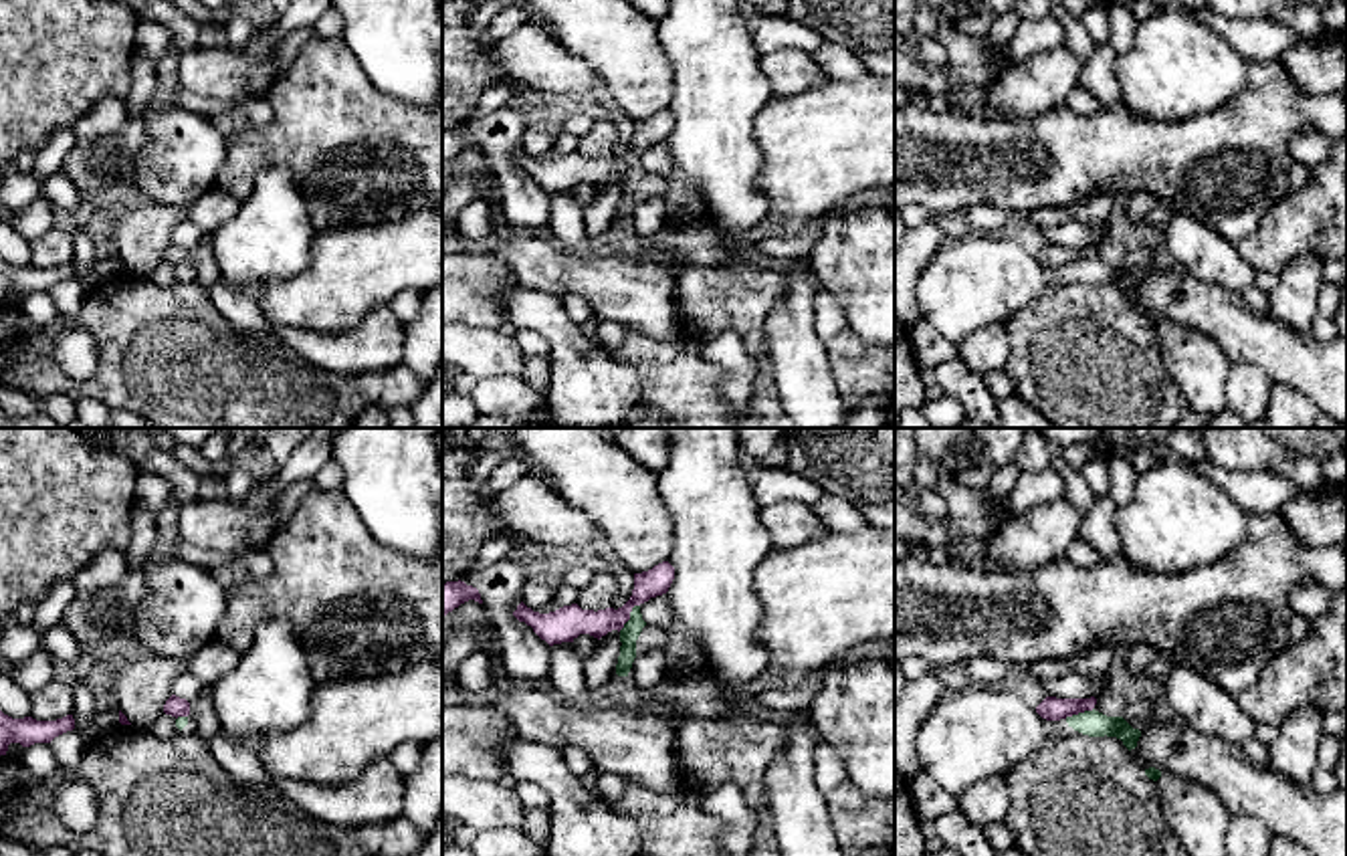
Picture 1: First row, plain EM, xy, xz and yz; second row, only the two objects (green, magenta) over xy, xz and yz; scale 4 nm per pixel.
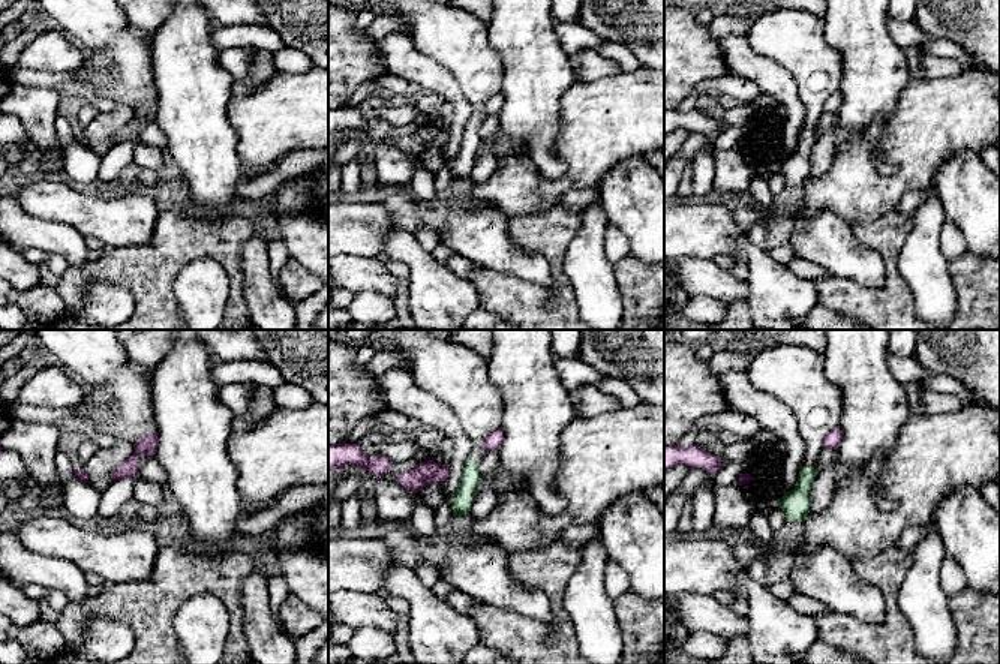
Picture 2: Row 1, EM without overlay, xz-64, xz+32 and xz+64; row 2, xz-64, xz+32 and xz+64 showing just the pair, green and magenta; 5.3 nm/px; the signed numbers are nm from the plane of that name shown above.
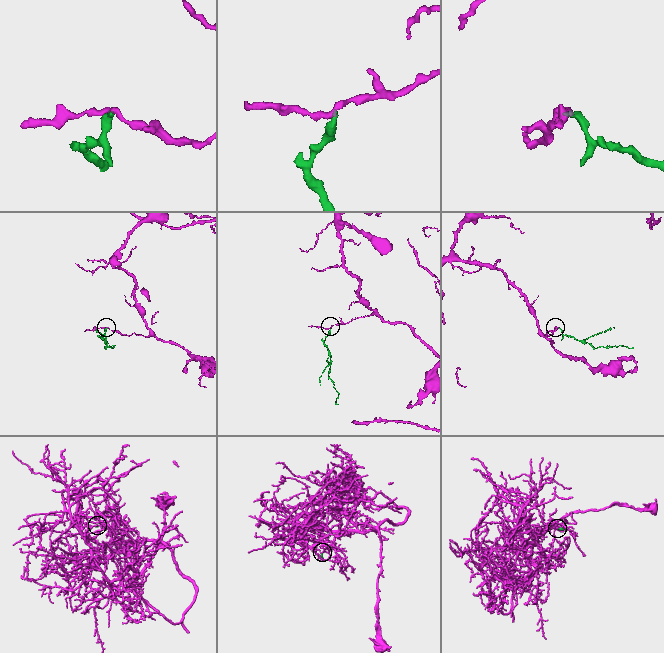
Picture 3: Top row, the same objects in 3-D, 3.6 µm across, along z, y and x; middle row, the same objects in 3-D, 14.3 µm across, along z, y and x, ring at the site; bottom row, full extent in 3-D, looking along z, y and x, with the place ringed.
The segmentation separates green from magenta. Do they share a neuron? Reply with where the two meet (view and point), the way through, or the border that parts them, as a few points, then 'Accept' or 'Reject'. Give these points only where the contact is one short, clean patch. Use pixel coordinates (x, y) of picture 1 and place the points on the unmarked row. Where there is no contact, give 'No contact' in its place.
Touches green at xz (631, 164). Boundary: xz (639, 152), (618, 178). Reject

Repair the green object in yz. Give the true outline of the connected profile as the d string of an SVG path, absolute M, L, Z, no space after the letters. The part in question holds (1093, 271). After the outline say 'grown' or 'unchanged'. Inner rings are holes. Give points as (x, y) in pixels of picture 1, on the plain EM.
M1014 230L945 238L917 283L919 311L943 337L961 343L990 323L1008 323L1044 291L1078 279L1117 285L1131 299L1141 285L1123 264L1084 258L1060 269L1042 266Z | grown

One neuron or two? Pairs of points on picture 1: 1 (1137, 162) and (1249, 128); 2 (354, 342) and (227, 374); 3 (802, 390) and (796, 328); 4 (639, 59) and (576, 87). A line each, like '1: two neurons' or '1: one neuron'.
1: one neuron
2: two neurons
3: one neuron
4: two neurons

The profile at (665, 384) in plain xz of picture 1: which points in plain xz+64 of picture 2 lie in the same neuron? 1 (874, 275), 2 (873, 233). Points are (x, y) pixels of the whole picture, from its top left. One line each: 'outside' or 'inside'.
1: outside
2: inside

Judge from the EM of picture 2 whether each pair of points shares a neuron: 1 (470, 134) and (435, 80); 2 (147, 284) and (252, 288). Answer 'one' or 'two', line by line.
1: two
2: two

